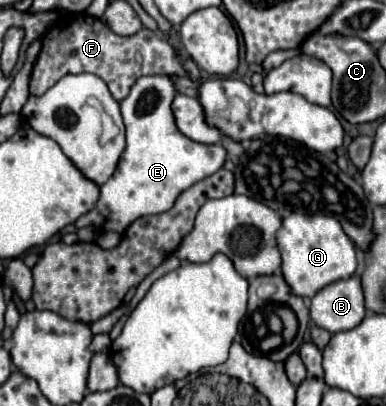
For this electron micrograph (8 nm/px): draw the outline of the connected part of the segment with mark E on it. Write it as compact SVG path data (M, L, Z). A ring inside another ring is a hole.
M144 75L132 85L132 91L120 103L126 125L126 149L114 175L100 187L98 205L76 221L78 229L92 225L102 231L124 233L138 217L168 211L182 191L214 175L224 165L226 149L222 145L196 143L178 131L172 113L174 97L176 87L170 75Z

